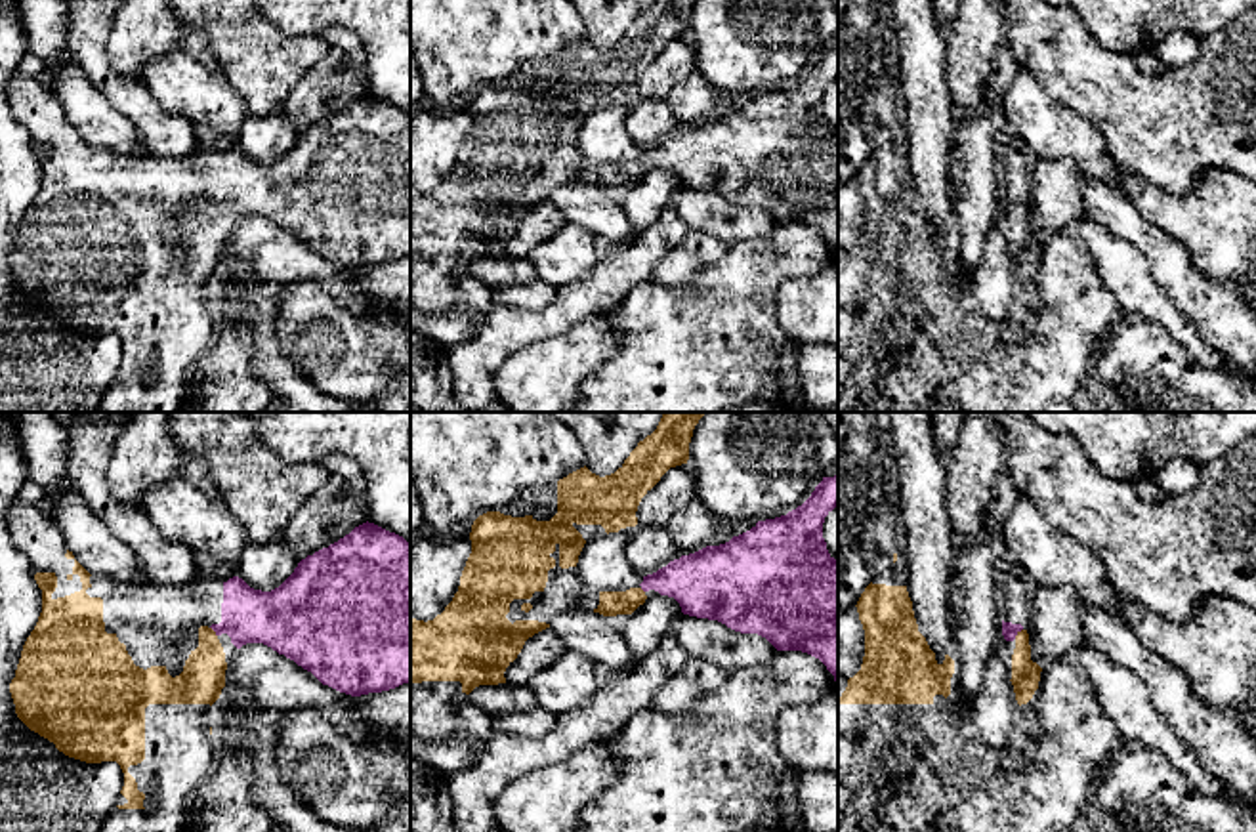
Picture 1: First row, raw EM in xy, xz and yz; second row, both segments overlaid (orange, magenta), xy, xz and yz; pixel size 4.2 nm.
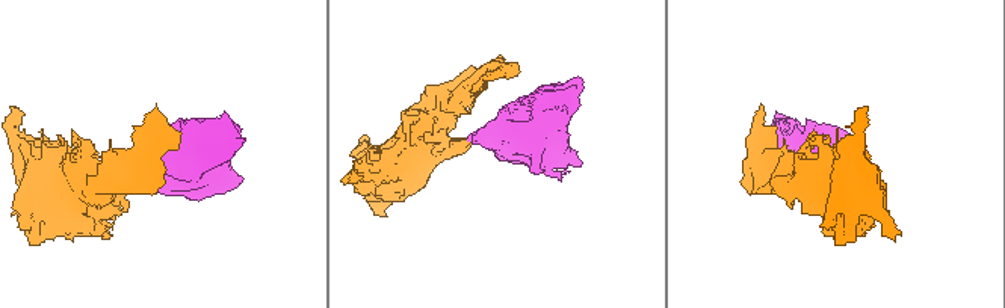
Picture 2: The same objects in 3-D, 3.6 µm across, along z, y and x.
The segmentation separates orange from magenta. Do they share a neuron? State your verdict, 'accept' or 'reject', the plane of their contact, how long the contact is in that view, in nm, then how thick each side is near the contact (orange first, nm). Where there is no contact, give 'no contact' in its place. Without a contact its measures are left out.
accept; meets orange in yz; contact 60 nm long; 130 nm thick on the orange side, 70 nm on the other

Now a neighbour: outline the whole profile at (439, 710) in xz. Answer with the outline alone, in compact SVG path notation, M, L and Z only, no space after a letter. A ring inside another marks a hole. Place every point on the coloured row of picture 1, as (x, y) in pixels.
M422 681L410 685L410 733L428 742L468 733L485 738L491 718L477 710L460 681Z

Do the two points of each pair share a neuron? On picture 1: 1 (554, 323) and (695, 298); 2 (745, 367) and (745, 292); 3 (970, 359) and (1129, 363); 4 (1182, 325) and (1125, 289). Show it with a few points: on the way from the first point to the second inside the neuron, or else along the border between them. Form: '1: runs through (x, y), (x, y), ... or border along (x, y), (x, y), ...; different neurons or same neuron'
1: border along (646, 283), (638, 283), (611, 313); different neurons
2: runs through (743, 348), (743, 312); same neuron
3: border along (1121, 312), (1094, 350); different neurons
4: runs through (1169, 315), (1138, 292); same neuron

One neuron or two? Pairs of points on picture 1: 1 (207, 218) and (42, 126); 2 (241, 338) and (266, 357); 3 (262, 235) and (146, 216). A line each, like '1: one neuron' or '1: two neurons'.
1: one neuron
2: two neurons
3: two neurons

